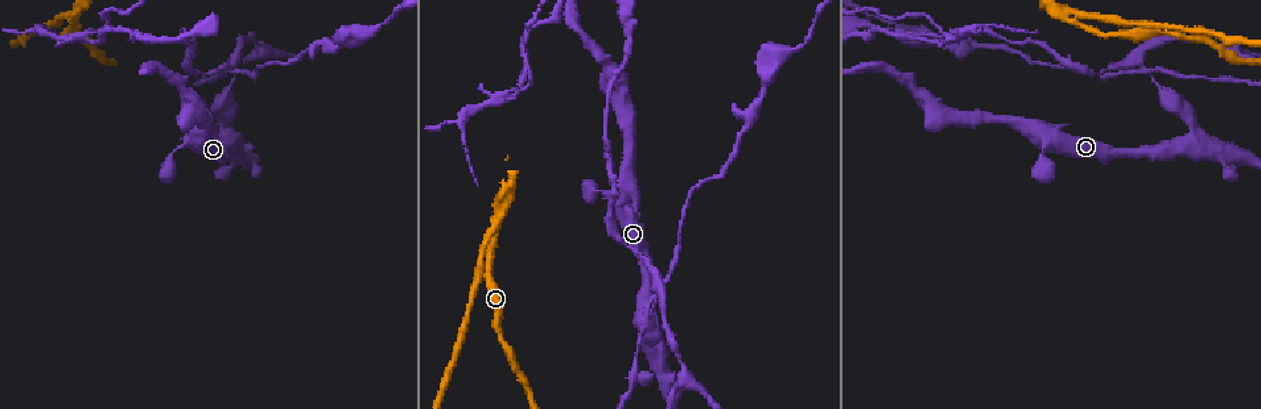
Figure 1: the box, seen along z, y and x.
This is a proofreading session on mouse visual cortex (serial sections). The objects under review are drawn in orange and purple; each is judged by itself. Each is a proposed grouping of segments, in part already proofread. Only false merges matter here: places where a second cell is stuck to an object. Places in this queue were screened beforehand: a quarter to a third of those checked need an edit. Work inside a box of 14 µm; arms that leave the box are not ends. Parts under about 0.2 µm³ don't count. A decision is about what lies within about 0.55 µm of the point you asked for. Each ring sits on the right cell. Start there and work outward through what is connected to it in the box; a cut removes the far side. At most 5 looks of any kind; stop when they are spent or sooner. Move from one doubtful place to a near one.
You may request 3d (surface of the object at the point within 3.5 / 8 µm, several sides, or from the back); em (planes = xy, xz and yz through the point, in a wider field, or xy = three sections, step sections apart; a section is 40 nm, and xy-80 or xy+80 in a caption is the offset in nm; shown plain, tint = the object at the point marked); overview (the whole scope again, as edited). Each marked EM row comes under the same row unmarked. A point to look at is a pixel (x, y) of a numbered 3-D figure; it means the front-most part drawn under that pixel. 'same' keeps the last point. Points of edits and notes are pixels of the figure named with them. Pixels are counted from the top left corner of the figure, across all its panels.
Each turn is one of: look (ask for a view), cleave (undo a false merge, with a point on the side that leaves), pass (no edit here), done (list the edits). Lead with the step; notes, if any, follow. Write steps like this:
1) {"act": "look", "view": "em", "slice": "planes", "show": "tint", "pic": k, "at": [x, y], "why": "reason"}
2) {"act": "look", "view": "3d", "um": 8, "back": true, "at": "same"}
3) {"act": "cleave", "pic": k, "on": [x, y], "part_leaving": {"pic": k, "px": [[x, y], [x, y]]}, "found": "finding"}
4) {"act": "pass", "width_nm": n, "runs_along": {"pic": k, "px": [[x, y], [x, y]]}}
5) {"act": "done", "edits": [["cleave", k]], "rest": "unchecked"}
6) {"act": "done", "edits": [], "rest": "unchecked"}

{"act": "look", "view": "3d", "um": 3.5, "pic": 1, "at": [493, 222], "why": "thin neck"}

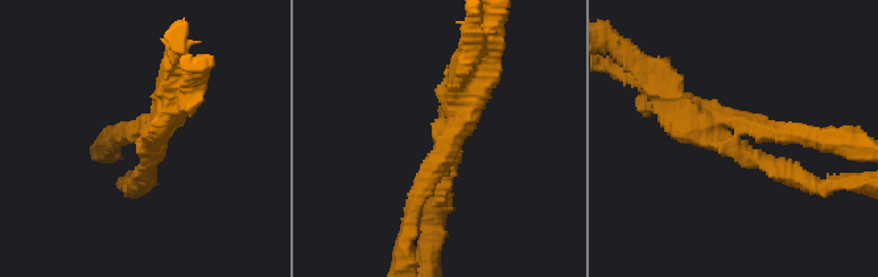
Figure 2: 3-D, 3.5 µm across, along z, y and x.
{"act": "look", "view": "em", "slice": "xy", "step": 2, "show": "tint", "pic": 2, "at": [739, 145], "arms": 3, "arm_widths_nm": [200, 250, 350]}

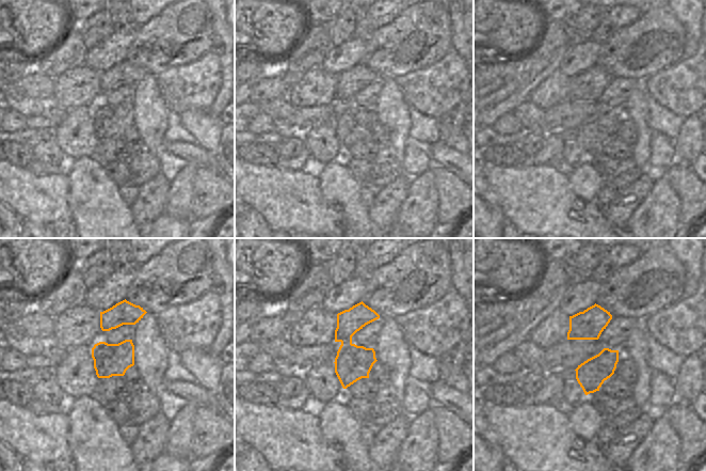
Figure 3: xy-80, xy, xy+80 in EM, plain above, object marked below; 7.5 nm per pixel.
{"act": "cleave", "pic": 2, "on": [779, 136], "found": "two cells meet here"}

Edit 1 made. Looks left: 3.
{"act": "look", "view": "3d", "um": 3.5, "pic": 1, "at": [1184, 115], "why": "sudden change in width"}

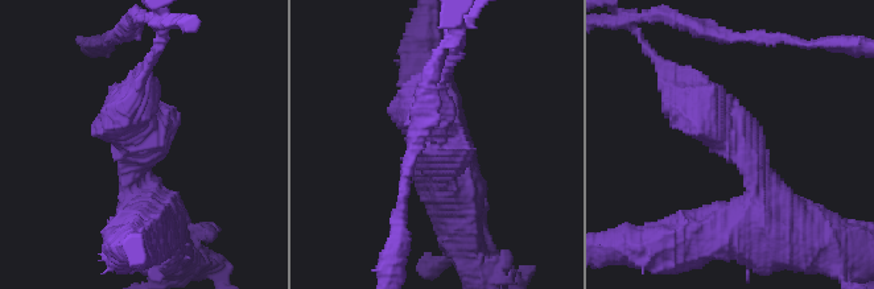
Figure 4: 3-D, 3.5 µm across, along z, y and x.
{"act": "look", "view": "em", "slice": "xy", "step": 2, "show": "tint", "pic": 4, "at": [140, 144], "arm_widths_nm": [400, 400], "why": "now the EM"}

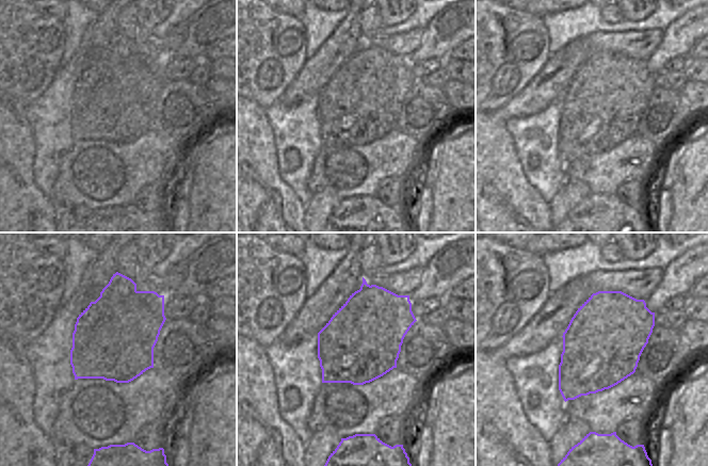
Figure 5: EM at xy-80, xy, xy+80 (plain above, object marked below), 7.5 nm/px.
{"act": "look", "view": "em", "slice": "xy", "step": 5, "show": "tint", "at": "same", "why": "cut it another way"}

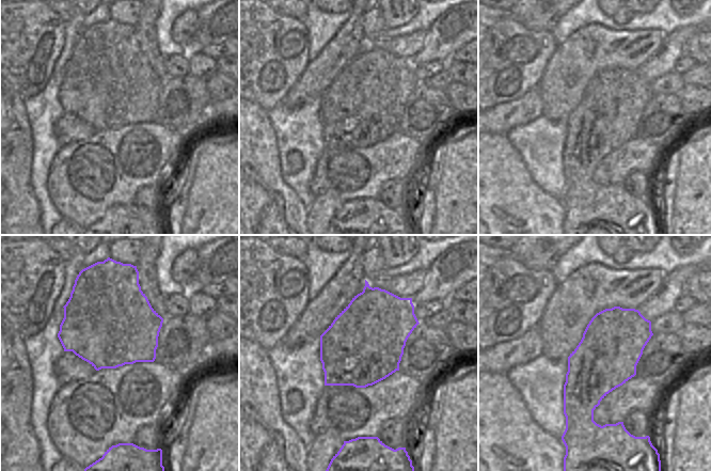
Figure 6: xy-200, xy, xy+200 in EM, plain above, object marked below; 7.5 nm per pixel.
{"act": "cleave", "pic": 4, "on": [122, 116], "part_leaving": {"pic": 4, "px": [[136, 126], [132, 100], [161, 32]]}, "found": "two cells meet here"}

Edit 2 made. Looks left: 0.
{"act": "done", "edits": [["cleave", 2], ["cleave", 4]], "rest": "unchecked"}

